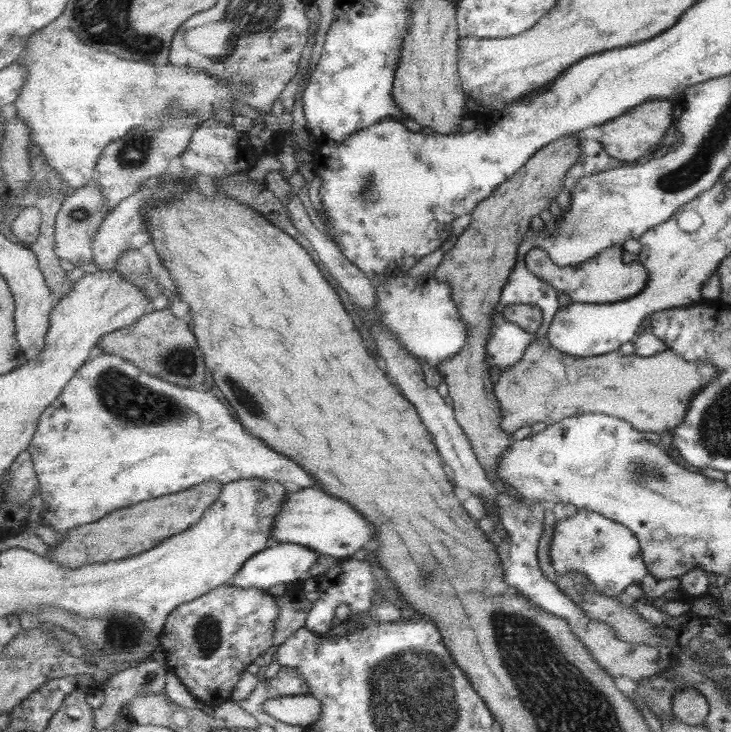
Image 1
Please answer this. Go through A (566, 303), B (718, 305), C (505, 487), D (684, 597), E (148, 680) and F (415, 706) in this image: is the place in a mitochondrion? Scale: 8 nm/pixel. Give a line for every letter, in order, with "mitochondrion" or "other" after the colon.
A: other
B: other
C: other
D: other
E: mitochondrion
F: mitochondrion

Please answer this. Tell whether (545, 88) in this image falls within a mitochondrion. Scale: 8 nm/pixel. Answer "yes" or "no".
no

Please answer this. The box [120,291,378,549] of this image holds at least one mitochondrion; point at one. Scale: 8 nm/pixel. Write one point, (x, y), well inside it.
(244, 396)

